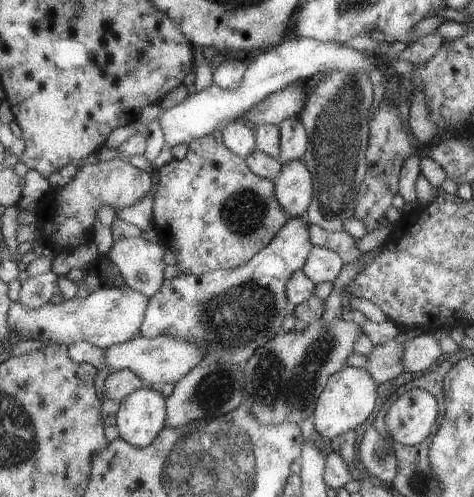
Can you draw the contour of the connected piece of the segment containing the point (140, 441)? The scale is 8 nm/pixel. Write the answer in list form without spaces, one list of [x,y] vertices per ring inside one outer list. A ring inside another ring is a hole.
[[[148,386],[136,389],[124,402],[116,418],[122,437],[136,448],[144,448],[155,442],[166,426],[167,406],[164,396]]]

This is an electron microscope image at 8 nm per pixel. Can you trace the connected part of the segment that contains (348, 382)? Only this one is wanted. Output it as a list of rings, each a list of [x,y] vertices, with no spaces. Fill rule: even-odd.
[[[345,366],[342,370],[331,376],[330,382],[324,387],[320,395],[318,406],[313,417],[314,428],[322,438],[334,439],[335,436],[343,435],[345,432],[355,430],[376,408],[376,383],[372,375],[366,369]]]

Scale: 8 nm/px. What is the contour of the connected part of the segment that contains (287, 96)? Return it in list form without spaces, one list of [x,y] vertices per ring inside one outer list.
[[[299,82],[284,88],[260,100],[246,114],[238,116],[238,120],[251,127],[260,125],[278,125],[284,118],[299,115],[306,100],[306,89]]]

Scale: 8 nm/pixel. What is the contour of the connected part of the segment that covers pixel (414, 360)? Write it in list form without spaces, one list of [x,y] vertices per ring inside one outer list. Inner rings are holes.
[[[424,332],[404,344],[402,364],[404,364],[406,372],[418,375],[428,370],[442,354],[440,340],[435,340],[433,334]]]

